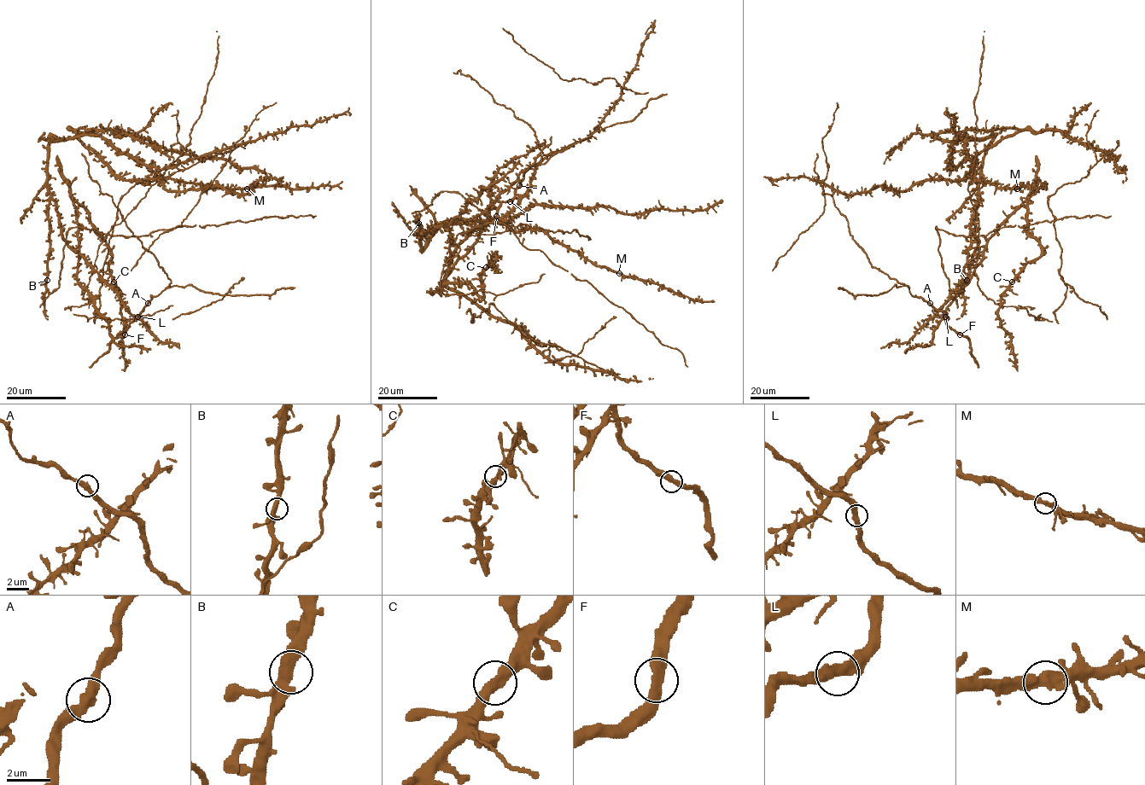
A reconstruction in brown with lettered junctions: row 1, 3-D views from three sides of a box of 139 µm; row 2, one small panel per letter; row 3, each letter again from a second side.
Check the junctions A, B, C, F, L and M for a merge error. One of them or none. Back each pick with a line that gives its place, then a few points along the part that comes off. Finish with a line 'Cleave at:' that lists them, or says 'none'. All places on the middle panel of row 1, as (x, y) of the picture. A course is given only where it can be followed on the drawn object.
Cleave at: none

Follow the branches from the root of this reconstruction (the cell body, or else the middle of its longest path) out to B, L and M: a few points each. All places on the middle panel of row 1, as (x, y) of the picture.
B: (465, 223), (443, 223), (422, 249), (418, 223)
L: (465, 223), (443, 223), (422, 249), (419, 235), (424, 235), (433, 226), (472, 219), (506, 190), (510, 201)
M: (465, 223), (493, 221), (504, 223), (516, 230), (541, 229), (598, 265), (619, 273)

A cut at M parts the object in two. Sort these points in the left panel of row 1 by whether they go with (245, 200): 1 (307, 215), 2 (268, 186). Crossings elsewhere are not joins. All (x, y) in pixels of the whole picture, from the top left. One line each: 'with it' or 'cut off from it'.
1: with it
2: cut off from it

